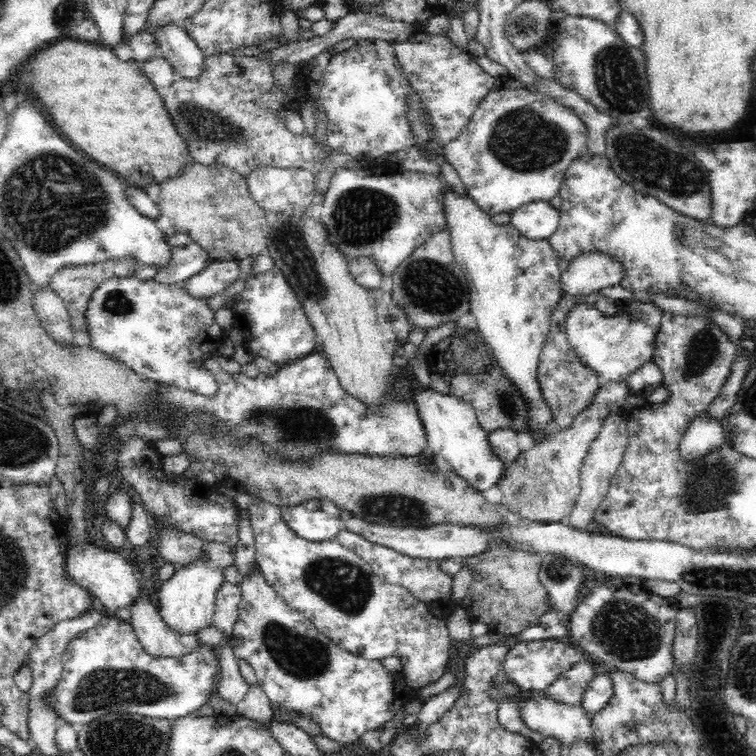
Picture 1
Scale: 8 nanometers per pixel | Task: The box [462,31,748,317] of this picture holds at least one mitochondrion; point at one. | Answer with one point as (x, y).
(645, 160)

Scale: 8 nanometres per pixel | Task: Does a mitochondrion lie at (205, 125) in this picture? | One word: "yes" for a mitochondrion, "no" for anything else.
yes

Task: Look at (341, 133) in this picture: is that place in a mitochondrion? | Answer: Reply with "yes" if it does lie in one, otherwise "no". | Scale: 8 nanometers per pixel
no

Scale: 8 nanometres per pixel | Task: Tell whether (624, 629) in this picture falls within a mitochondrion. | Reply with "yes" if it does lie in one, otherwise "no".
yes

